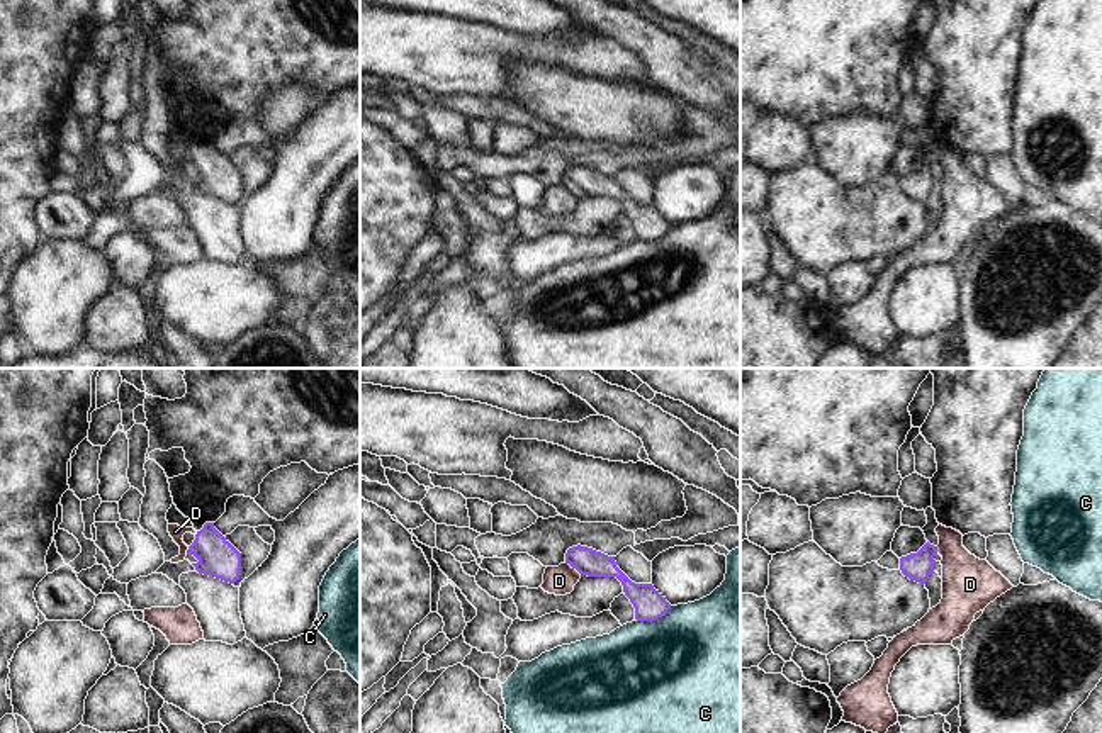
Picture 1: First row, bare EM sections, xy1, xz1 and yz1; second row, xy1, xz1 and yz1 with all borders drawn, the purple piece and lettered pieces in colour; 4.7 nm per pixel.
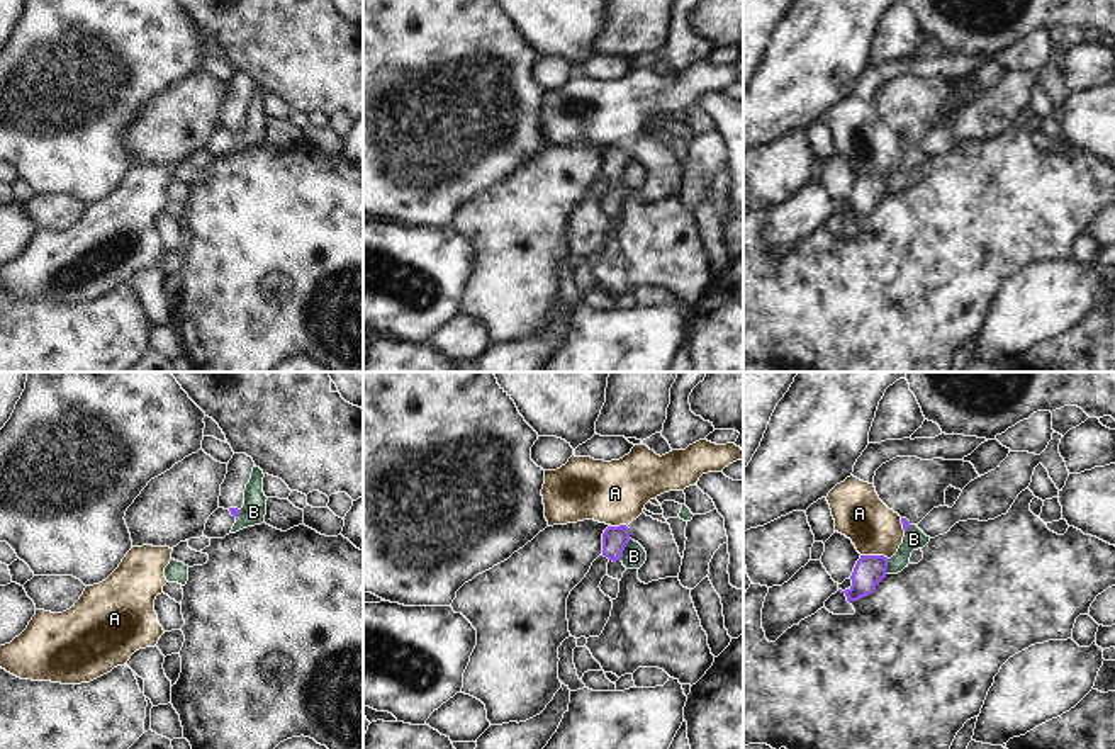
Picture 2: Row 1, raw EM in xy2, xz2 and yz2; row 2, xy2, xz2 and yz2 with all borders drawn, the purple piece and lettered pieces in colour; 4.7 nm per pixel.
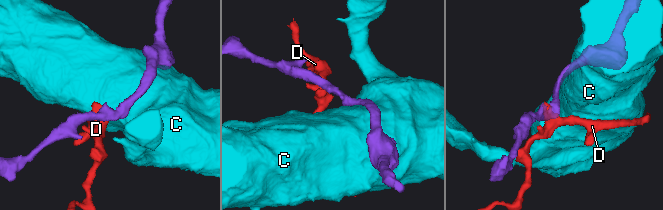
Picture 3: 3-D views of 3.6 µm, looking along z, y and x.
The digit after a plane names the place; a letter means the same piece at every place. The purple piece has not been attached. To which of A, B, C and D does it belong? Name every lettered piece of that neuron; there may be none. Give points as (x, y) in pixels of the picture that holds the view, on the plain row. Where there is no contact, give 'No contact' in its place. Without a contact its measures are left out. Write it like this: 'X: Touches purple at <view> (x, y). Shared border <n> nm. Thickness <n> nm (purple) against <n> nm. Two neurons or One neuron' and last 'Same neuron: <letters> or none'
A: Touches purple at yz2 (874, 175). Shared border 140 nm. Thickness 150 nm (purple) against 240 nm. Two neurons
B: Touches purple at xz2 (623, 168). Shared border 120 nm. Thickness 120 nm (purple) against 110 nm. Two neurons
C: Touches purple at xz1 (654, 240). Shared border 190 nm. Thickness 150 nm (purple) against 500 nm. Two neurons
D: Touches purple at xz1 (573, 187). Shared border 110 nm. Thickness 130 nm (purple) against 140 nm. Two neurons
Same neuron: none

